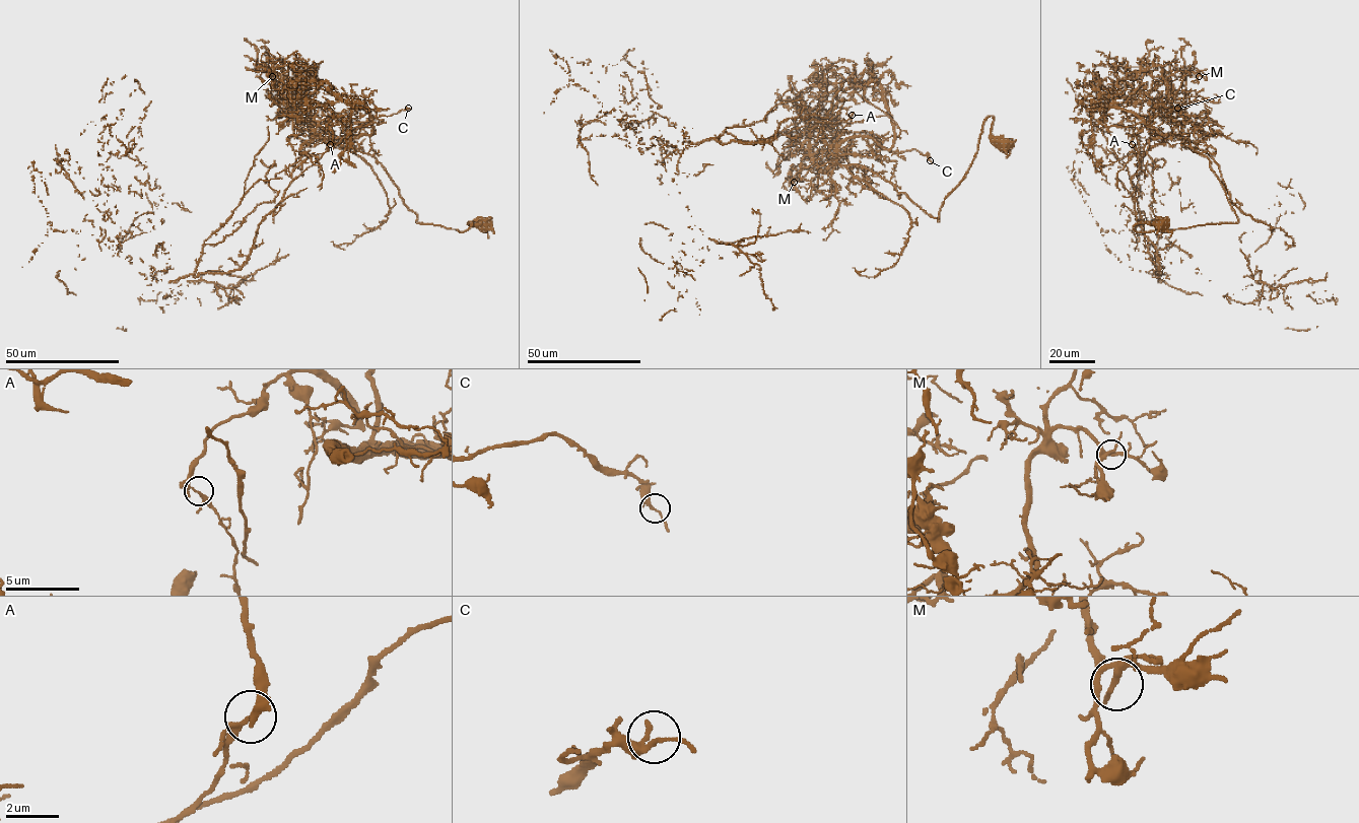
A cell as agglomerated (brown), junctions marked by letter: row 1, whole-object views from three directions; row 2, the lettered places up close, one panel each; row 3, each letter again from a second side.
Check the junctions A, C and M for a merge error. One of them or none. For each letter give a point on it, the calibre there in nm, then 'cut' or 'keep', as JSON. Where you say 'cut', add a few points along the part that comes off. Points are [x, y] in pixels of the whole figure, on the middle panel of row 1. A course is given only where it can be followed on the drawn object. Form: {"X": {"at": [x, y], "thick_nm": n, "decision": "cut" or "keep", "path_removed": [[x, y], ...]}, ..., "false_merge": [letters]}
{"A": {"at": [852, 115], "thick_nm": 160, "decision": "cut", "path_removed": [[852, 115], [676, 150], [622, 118], [618, 138], [660, 106], [617, 64], [658, 86]]}, "C": {"at": [930, 160], "thick_nm": 160, "decision": "keep"}, "M": {"at": [794, 182], "thick_nm": 200, "decision": "keep"}, "false_merge": ["A"]}

